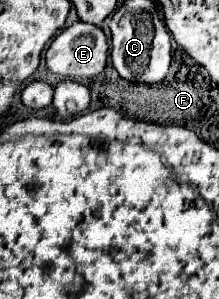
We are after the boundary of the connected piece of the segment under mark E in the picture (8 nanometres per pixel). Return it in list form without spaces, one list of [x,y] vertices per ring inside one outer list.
[[[73,23],[69,29],[63,29],[53,43],[49,45],[47,53],[45,53],[45,61],[51,73],[63,75],[67,79],[79,79],[79,77],[95,77],[99,75],[105,65],[107,65],[107,51],[109,51],[109,43],[105,33],[95,27],[95,25],[87,25],[87,23]]]

